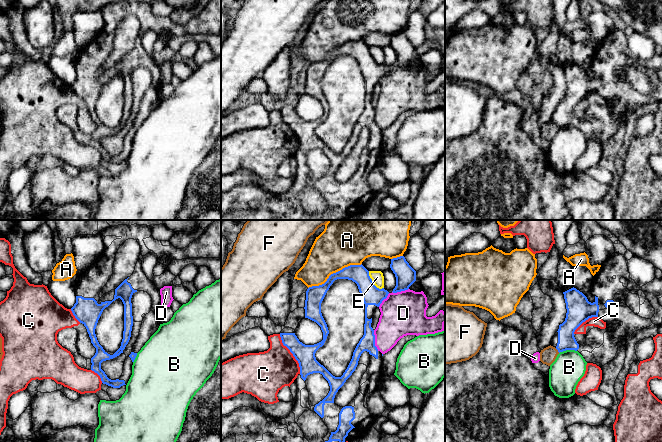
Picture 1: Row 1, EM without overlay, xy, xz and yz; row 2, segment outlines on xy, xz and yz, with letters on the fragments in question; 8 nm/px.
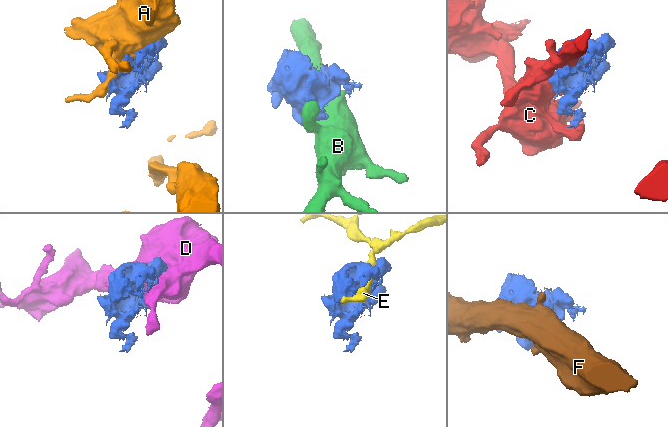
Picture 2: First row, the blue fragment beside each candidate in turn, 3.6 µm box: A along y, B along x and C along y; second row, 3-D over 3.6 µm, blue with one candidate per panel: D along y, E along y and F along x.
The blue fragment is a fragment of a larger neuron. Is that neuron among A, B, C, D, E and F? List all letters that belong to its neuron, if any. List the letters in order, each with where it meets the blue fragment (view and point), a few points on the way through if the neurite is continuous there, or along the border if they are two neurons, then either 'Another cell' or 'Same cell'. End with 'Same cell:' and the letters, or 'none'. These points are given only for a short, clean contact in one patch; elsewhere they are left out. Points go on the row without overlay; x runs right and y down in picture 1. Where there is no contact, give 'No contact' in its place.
A: Touches blue at xz (334, 49). Another cell
B: Touches blue at yz (567, 125). Another cell
C: Touches blue at xz (292, 129). Another cell
D: Touches blue at xz (374, 116). Another cell
E: Touches blue at xz (372, 58). Another cell
F: Touches blue at yz (557, 125). Boundary: yz (555, 124), (559, 128). Another cell
Same cell: none

